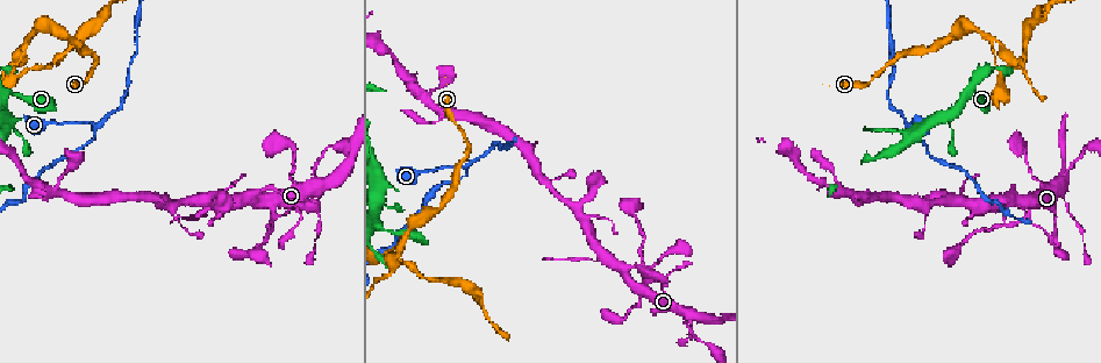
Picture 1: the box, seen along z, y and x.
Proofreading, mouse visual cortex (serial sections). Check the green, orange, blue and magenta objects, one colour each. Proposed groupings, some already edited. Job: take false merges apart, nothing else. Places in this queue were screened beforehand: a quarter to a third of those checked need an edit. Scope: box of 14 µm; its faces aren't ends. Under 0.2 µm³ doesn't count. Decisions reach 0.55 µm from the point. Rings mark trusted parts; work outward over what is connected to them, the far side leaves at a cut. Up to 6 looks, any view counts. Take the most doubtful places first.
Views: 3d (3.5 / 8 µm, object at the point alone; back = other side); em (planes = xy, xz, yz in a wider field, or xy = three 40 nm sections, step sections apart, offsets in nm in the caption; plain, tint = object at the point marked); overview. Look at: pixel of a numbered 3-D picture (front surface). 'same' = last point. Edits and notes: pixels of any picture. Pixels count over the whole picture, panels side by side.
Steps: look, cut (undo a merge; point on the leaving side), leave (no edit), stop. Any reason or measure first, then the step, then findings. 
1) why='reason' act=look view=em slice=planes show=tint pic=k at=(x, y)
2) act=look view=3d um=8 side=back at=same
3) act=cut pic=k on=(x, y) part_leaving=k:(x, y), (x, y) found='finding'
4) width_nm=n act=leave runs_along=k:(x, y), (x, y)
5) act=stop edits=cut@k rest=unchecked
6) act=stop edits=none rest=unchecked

why='side arm on a straight run' act=look view=3d um=8 pic=1 at=(401, 243)

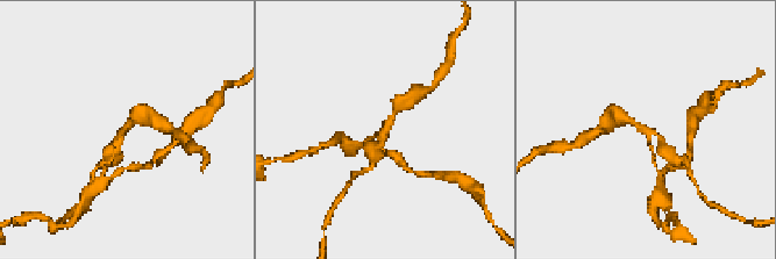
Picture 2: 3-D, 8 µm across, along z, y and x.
act=look view=em slice=xy step=1 show=tint pic=2 at=(646, 131)

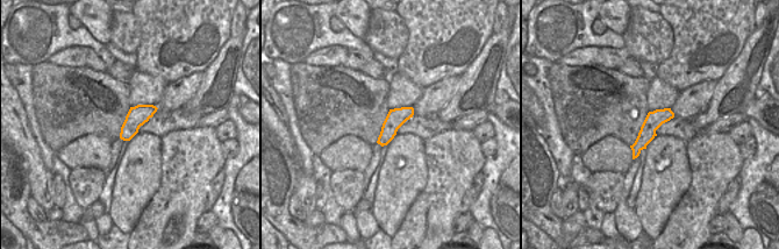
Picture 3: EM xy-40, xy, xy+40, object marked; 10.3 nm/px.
arm_widths_nm=100,200,250 act=leave runs_along=3:(667, 111), (648, 130), (635, 154) found='all the same cell'

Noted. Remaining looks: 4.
act=look view=3d um=3.5 pic=1 at=(467, 167)

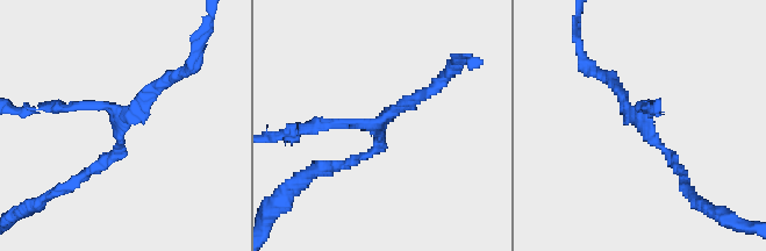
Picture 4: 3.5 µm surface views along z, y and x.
arms=3 arm_widths_nm=100,150,150 why='need the tissue' act=look view=em slice=xy step=3 show=tint pic=4 at=(119, 113)

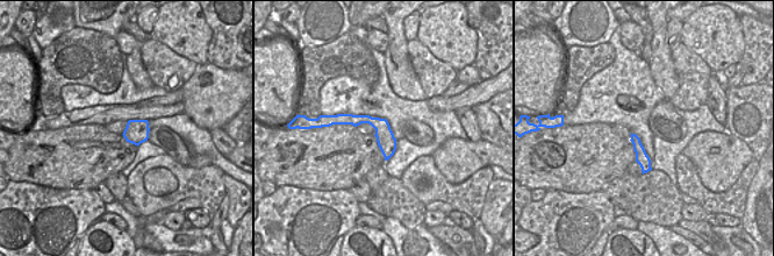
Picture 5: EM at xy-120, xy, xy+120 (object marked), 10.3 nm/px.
act=leave found='continuous, no second cell'

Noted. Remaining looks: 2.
why='sharp bend' act=look view=3d um=3.5 pic=1 at=(976, 94)

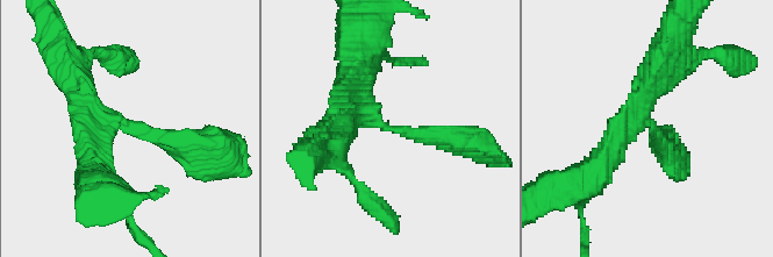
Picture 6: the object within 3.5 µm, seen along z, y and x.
why='now the EM' act=look view=em slice=xy step=2 show=tint pic=6 at=(649, 123)

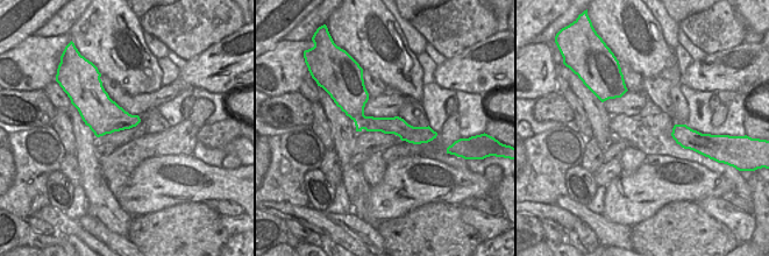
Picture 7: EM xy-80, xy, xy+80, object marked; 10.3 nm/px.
width_nm=180 act=leave runs_along=6:(457, 138), (374, 123), (353, 79) found='continuous, no second cell'

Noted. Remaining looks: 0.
act=stop edits=none rest=unchecked

